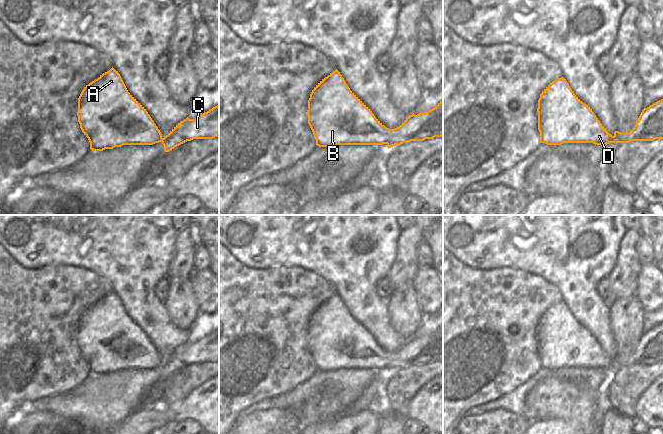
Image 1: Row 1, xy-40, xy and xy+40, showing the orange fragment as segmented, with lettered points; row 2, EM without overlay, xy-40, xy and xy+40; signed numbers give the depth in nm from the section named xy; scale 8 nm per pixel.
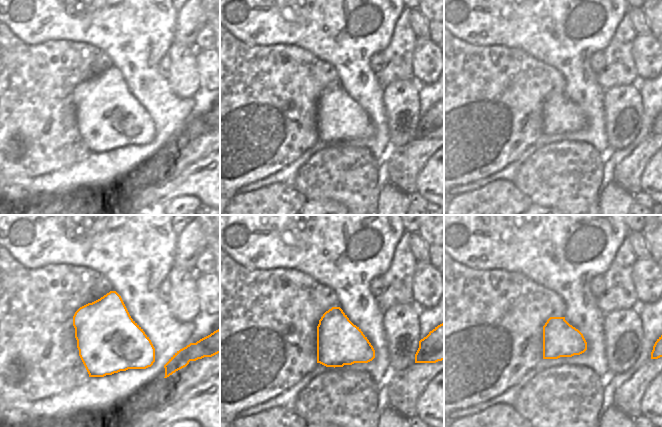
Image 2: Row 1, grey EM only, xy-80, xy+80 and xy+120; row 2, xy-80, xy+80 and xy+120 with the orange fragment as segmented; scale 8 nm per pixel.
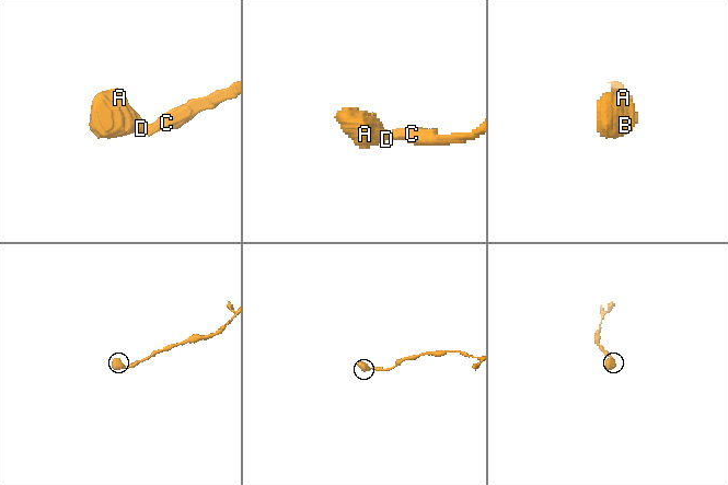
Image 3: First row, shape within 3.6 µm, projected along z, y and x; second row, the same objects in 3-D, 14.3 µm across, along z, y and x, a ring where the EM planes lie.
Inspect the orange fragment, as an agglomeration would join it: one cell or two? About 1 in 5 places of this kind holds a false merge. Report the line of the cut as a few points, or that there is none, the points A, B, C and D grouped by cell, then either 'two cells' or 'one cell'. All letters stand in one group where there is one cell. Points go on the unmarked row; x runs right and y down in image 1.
cut none; groups A B C D; one cell

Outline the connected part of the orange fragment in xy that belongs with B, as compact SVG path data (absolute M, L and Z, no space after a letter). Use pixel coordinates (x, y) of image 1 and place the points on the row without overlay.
M336 293L332 297L330 297L327 301L322 303L312 314L310 318L310 322L308 324L308 334L306 336L308 340L308 348L314 358L314 362L316 364L316 369L319 371L335 371L337 369L383 369L386 368L388 372L391 372L395 369L401 369L403 367L409 367L411 365L423 365L425 363L433 363L435 361L443 361L443 325L438 327L433 333L425 336L419 337L415 339L414 337L409 341L406 341L406 344L397 352L389 353L385 351L372 337L372 335L350 314L348 309L346 308L344 302L340 298L340 296Z

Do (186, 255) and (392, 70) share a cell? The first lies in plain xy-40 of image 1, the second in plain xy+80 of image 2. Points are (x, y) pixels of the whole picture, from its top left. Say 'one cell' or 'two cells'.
one cell

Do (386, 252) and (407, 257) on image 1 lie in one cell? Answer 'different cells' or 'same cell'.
different cells

